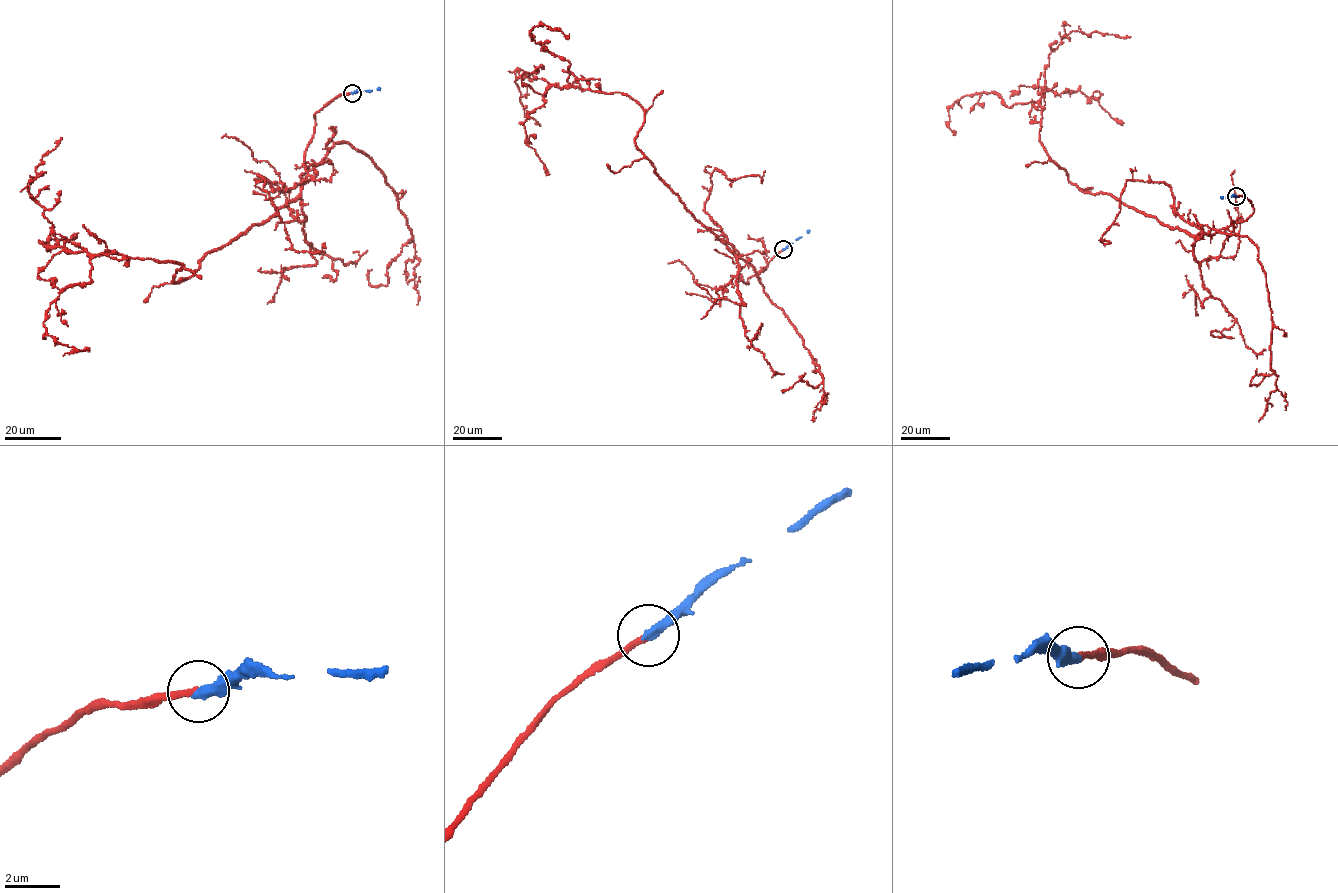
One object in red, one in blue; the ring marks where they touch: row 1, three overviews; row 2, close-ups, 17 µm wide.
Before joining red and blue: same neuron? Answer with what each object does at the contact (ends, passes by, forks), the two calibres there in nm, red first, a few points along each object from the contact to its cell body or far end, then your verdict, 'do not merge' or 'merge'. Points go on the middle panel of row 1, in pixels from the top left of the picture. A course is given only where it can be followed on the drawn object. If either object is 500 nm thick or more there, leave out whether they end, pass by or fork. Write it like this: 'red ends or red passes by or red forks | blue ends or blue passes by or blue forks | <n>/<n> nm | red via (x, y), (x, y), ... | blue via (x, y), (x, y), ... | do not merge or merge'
red ends | blue ends | 240/360 nm | red via (783, 249), (740, 279), (746, 262), (637, 146), (644, 112), (627, 95), (521, 77), (524, 116), (540, 127) | blue via (783, 249), (809, 230) | merge

